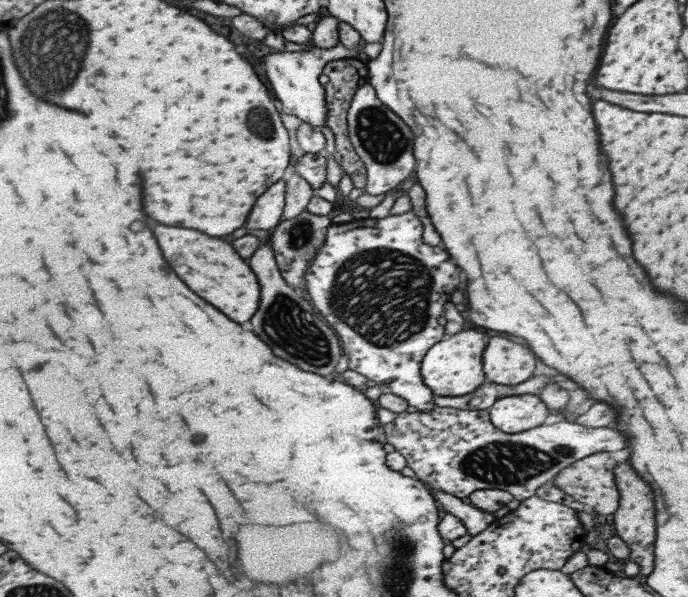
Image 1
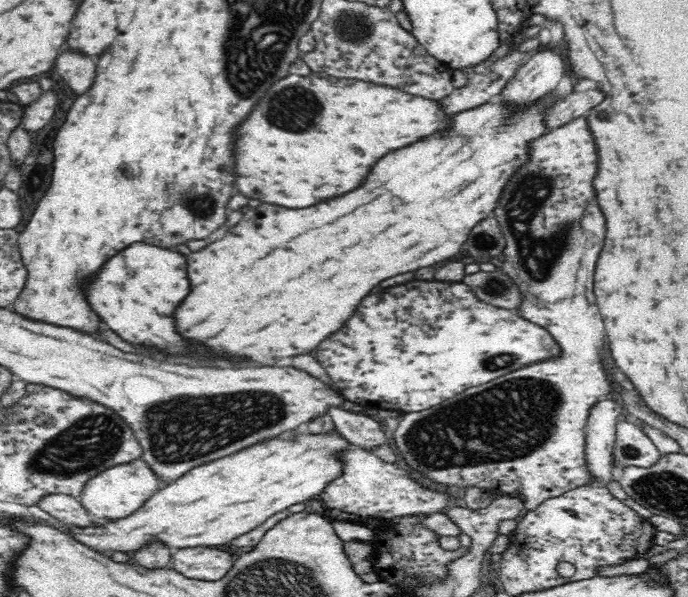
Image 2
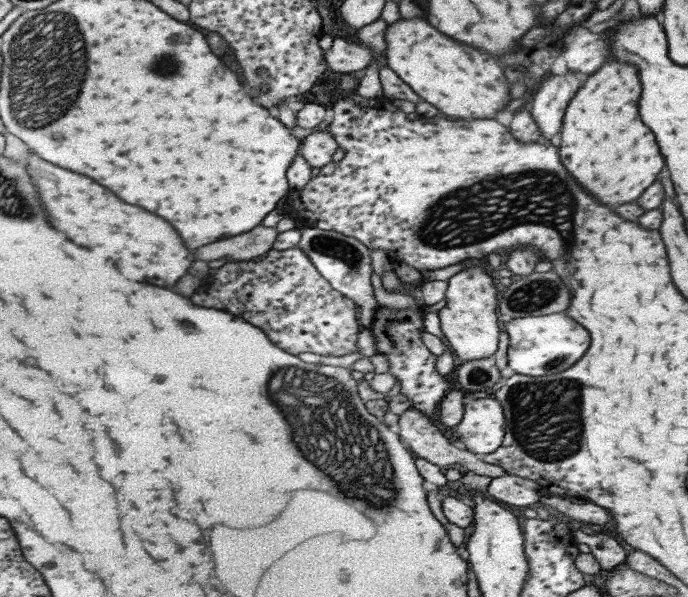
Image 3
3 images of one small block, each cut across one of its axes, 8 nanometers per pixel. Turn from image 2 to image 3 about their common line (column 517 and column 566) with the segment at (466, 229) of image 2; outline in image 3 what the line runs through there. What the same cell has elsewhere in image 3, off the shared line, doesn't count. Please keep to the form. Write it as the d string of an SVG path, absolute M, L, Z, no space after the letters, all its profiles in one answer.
M608 59L594 74L584 78L578 92L568 103L562 122L558 154L564 168L572 174L572 178L598 202L606 202L610 206L636 200L660 174L664 168L664 158L658 152L656 138L652 130L648 130L638 116L638 98L642 84L638 80L638 68L626 62Z

